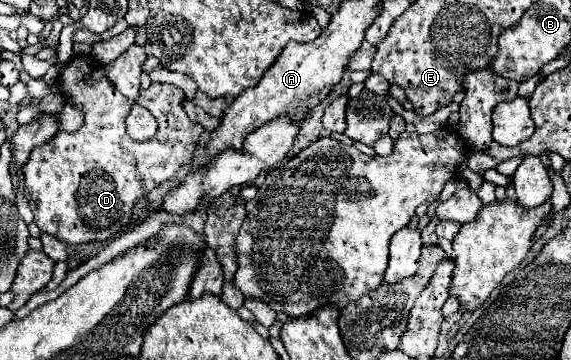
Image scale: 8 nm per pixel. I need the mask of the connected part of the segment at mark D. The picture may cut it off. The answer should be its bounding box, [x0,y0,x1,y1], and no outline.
[23,55,203,243]

